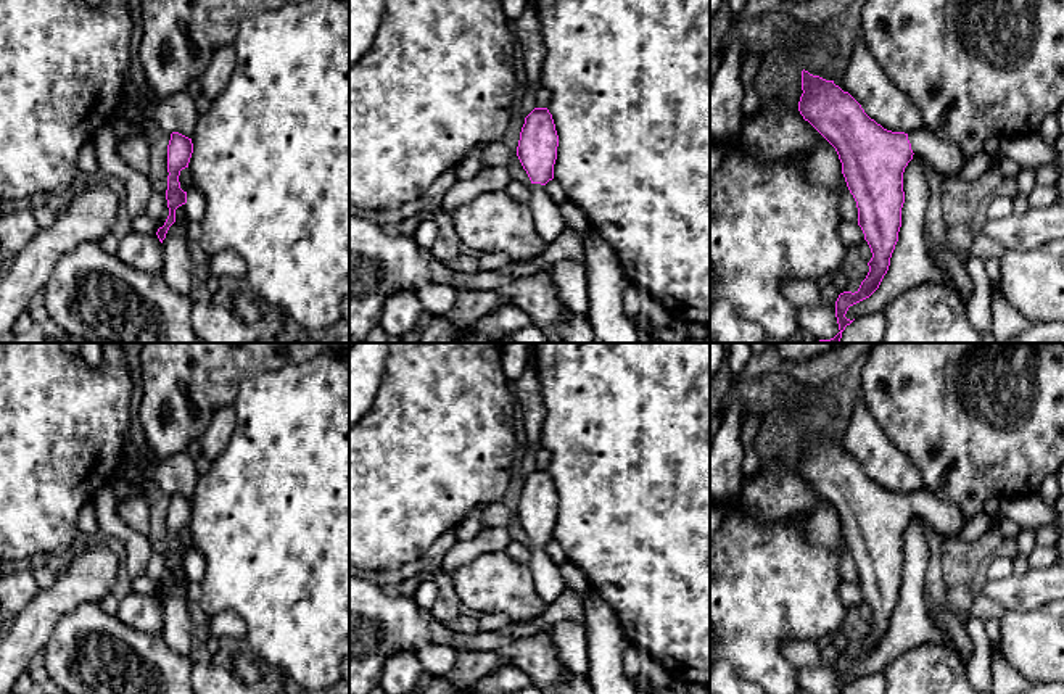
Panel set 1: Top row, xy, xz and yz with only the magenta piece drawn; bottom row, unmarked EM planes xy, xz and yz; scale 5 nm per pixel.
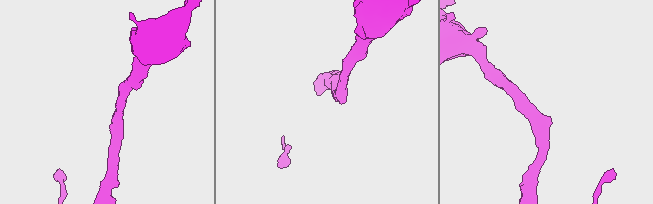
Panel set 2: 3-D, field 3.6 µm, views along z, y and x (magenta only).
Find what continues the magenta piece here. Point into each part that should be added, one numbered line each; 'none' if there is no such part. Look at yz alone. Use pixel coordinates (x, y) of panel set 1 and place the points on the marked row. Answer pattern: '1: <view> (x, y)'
1: yz (944, 158)

